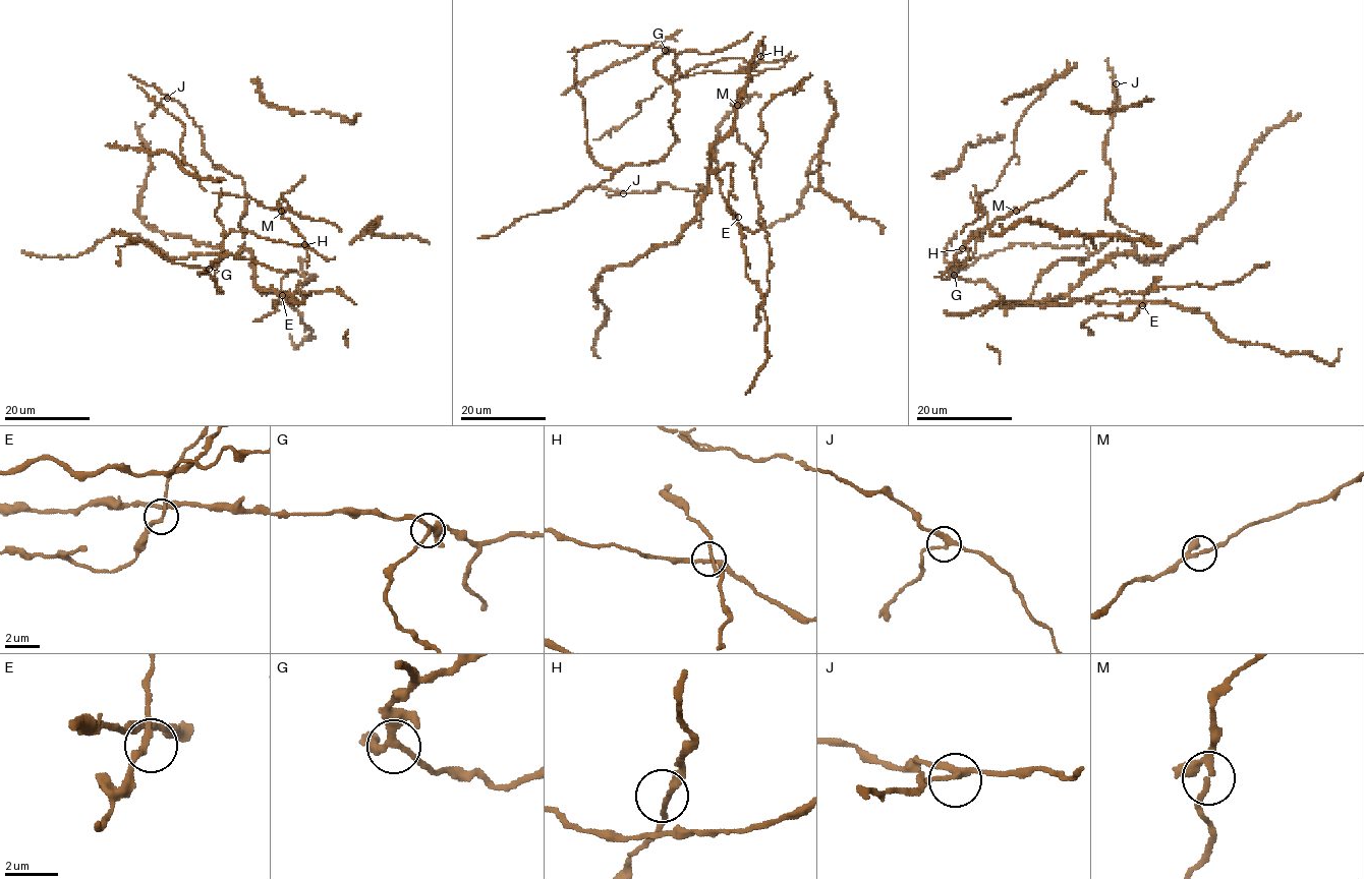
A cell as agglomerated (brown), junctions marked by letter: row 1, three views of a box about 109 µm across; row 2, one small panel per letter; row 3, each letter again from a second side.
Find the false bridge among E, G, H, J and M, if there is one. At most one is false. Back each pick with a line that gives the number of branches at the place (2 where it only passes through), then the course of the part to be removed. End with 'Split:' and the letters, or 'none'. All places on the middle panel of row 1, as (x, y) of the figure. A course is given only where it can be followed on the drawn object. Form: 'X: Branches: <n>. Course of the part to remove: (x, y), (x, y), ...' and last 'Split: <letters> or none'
Split: none

